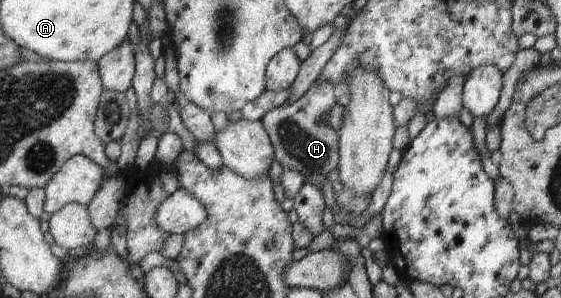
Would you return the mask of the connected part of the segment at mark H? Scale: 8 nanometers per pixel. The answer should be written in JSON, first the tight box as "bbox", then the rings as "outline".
{"bbox":[261,80,339,175],"outline":[[[322,80],[314,82],[308,91],[293,104],[266,112],[261,119],[268,133],[275,159],[283,168],[299,171],[304,175],[326,175],[339,167],[338,134],[334,127],[328,125],[327,113],[336,103],[333,83]]]}

